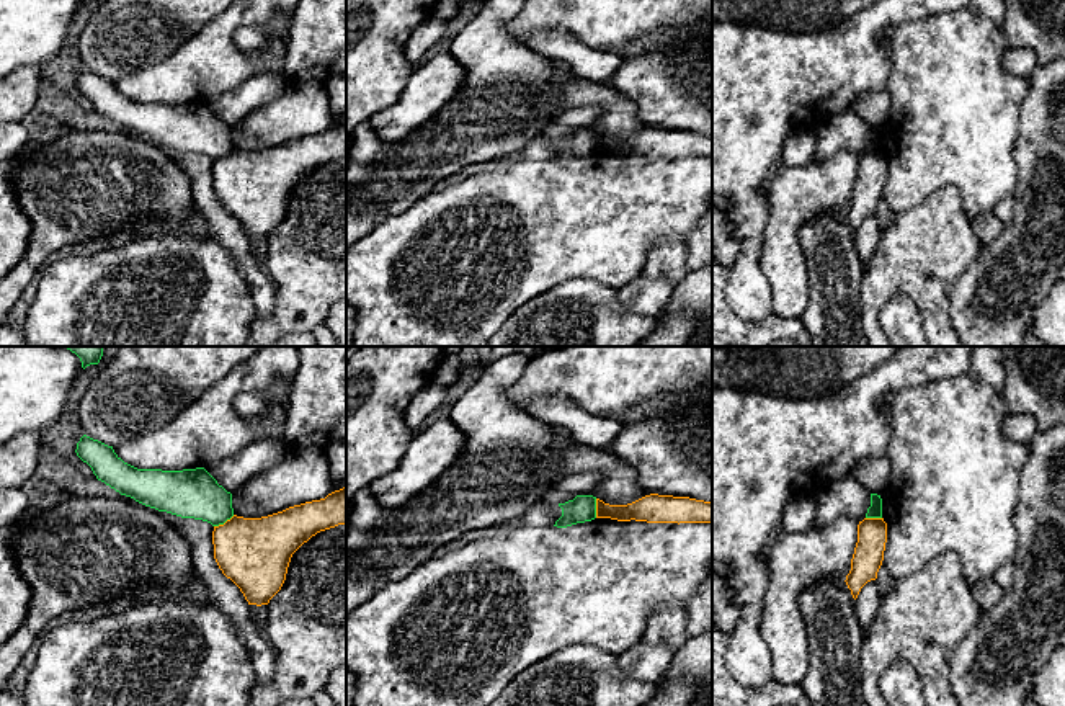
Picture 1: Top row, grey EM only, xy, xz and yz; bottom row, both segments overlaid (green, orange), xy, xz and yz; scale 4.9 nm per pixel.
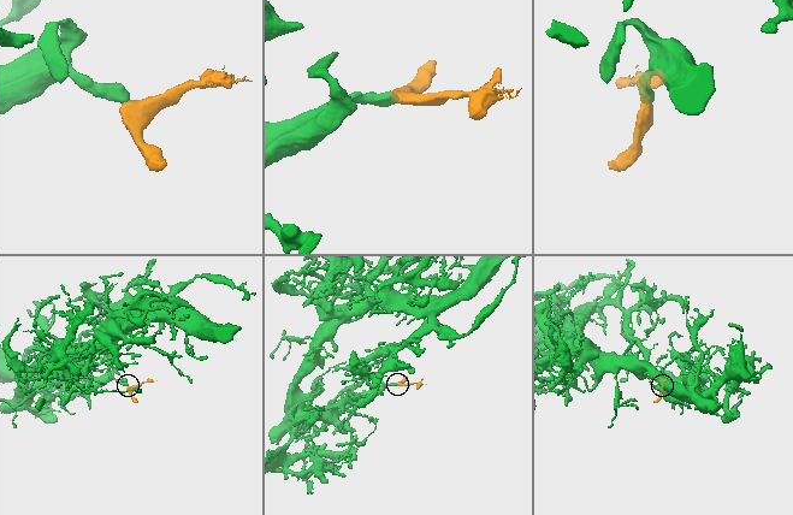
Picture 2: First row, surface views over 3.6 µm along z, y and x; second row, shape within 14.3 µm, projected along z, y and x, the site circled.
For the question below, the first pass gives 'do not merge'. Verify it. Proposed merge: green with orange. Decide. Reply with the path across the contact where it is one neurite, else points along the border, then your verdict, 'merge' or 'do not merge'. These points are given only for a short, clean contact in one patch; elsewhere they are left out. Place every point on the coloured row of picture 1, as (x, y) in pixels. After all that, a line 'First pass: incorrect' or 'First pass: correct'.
border along xy (234, 515), (214, 527); do not merge
First pass: correct

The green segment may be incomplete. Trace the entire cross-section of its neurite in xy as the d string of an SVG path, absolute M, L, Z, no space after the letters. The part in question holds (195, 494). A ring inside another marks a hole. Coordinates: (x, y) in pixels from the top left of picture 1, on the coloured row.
M87 435L80 438L77 456L87 462L98 480L121 495L181 518L224 525L234 516L232 494L204 469L162 471L137 469L113 449Z

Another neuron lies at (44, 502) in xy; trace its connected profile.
M56 492L56 494L44 495L41 498L38 498L34 503L31 503L21 518L31 518L36 513L39 513L52 505L59 505L62 500L70 498L70 497L72 495L69 495L67 492Z

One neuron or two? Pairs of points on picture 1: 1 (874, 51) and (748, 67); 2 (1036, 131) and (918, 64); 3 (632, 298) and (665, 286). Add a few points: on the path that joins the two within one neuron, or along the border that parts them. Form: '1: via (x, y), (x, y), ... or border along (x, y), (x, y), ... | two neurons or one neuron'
1: via (843, 62), (833, 67), (779, 67) | one neuron
2: border along (1029, 84), (1029, 92), (1021, 105), (1013, 159) | two neurons
3: via (641, 296), (657, 291) | one neuron

